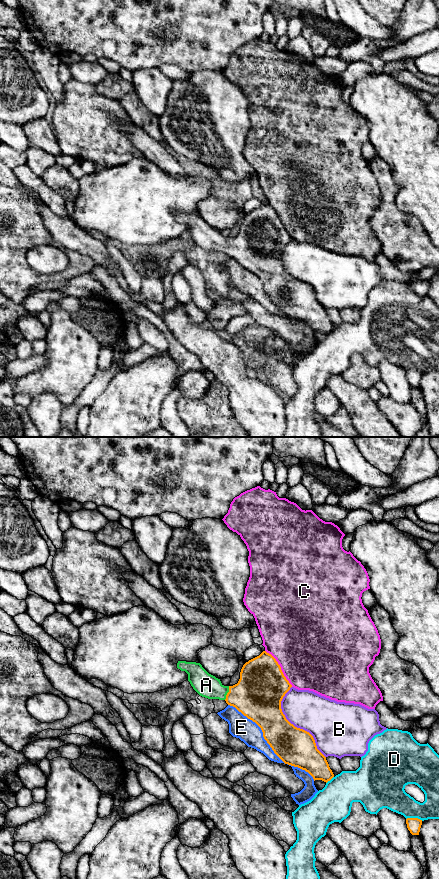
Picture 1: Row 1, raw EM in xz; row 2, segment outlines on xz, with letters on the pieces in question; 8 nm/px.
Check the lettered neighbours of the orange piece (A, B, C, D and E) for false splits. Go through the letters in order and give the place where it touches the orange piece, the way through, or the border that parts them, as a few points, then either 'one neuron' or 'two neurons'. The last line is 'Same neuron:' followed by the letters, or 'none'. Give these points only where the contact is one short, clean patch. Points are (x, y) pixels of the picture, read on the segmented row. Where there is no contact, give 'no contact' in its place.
A: contact xz (227, 693); way xz (258, 694), (227, 693), (217, 691), (206, 685); one neuron
B: contact xz (293, 725); two neurons
C: contact xz (280, 668); two neurons
D: contact xz (414, 818); two neurons
E: contact xz (261, 729); two neurons
Same neuron: A

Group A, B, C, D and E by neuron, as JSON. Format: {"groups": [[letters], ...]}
{"groups": [["A"], ["B"], ["C"], ["D"], ["E"]]}

